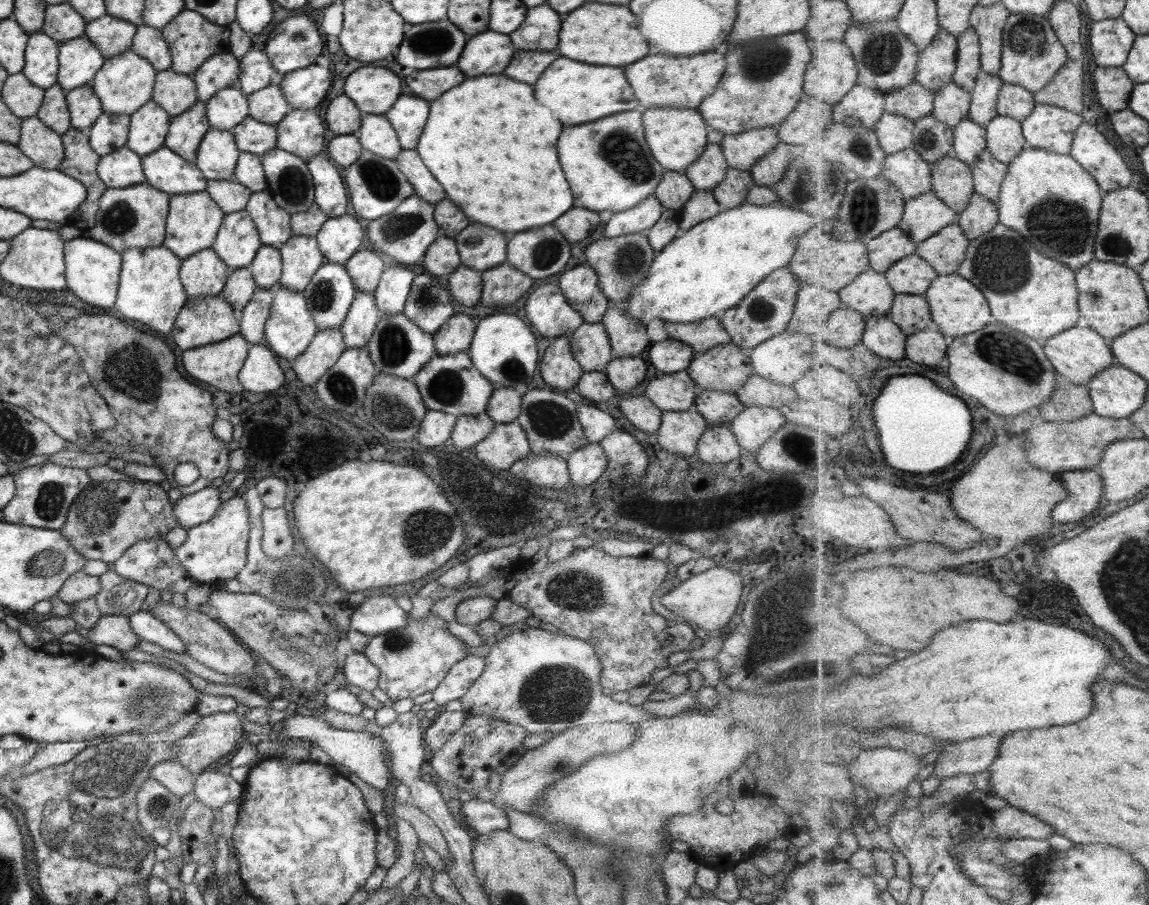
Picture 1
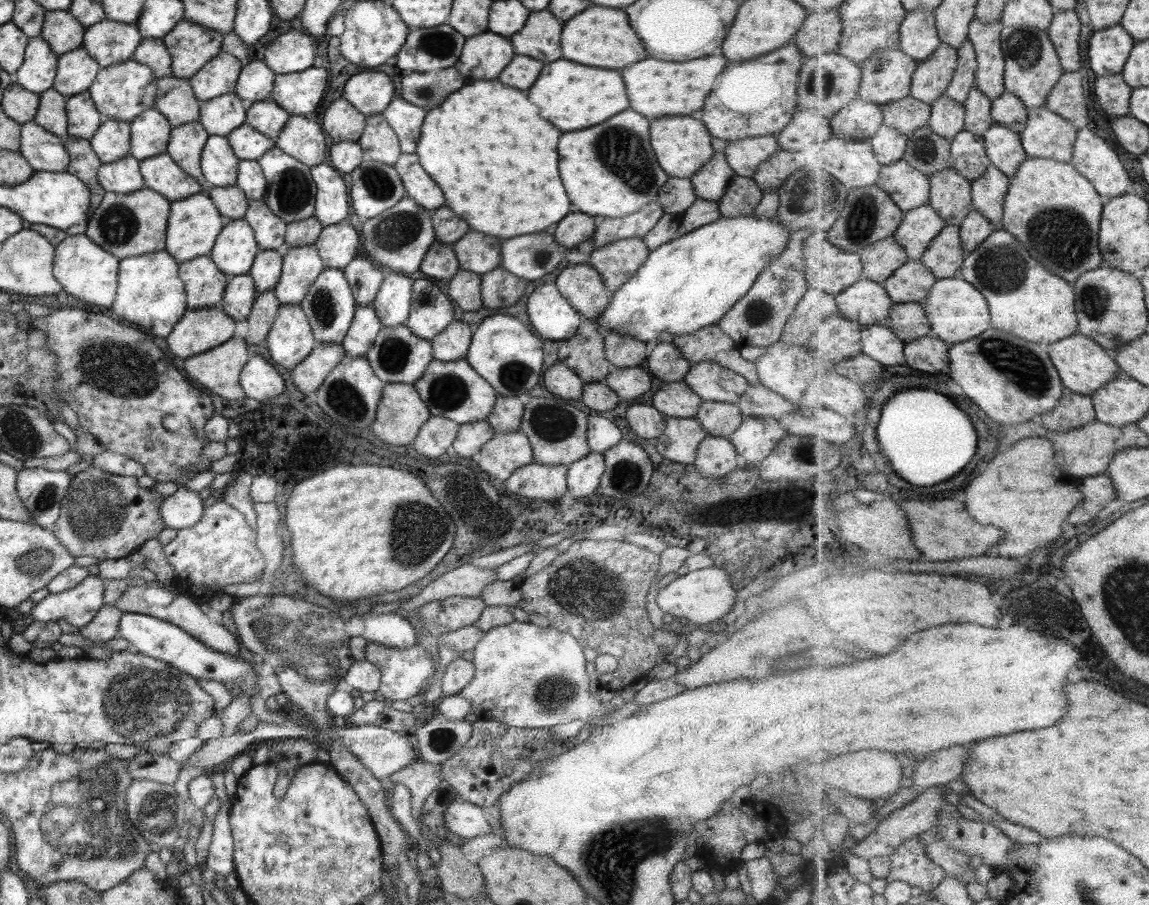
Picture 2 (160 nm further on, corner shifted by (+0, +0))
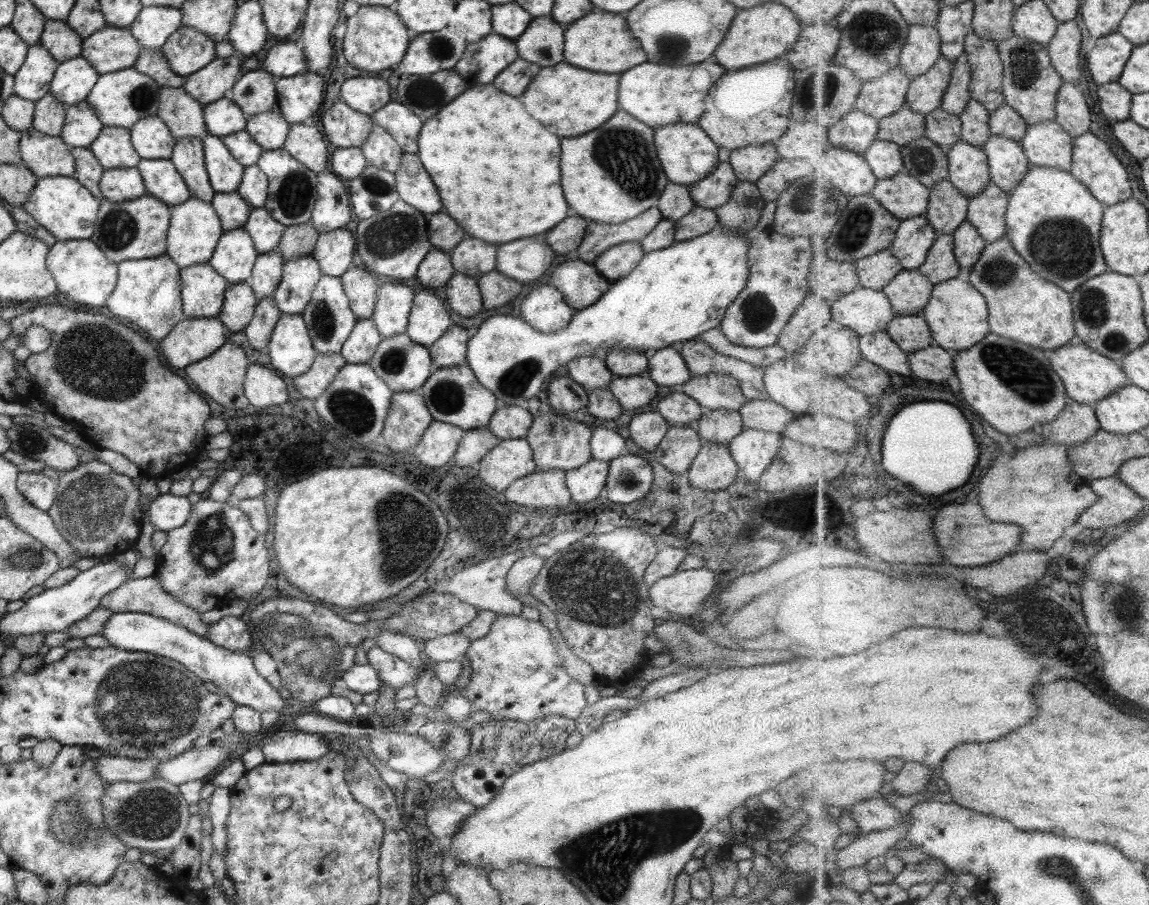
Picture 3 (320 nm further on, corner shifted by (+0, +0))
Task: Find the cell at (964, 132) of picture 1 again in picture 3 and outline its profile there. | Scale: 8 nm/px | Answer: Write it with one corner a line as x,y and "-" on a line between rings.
962,139
948,148
947,153
949,179
969,199
979,196
991,181
988,153

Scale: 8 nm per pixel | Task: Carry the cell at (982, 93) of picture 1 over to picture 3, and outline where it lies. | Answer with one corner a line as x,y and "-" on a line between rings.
971,99
968,107
960,114
962,120
960,138
967,140
969,144
984,148
993,135
990,128
990,114
981,101

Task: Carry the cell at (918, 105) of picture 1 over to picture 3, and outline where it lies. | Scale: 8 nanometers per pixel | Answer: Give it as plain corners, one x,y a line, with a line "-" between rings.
907,104
895,114
880,120
879,140
890,140
901,147
921,138
927,131
927,116

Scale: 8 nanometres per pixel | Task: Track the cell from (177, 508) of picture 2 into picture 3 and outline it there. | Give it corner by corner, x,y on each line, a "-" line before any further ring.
171,493
159,494
148,505
149,524
155,531
163,534
185,524
191,508
187,497
175,496

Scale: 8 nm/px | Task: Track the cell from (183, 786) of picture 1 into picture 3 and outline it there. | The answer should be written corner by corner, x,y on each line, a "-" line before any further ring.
101,756
95,759
94,771
107,784
112,782
143,782
156,778
156,757
142,760
129,759
119,756

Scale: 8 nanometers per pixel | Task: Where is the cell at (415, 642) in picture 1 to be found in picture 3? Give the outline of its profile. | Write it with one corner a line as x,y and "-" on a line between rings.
379,647
370,648
366,652
366,657
367,663
373,667
378,677
394,690
397,690
403,684
413,684
422,671
422,669
409,666
395,655
383,652

